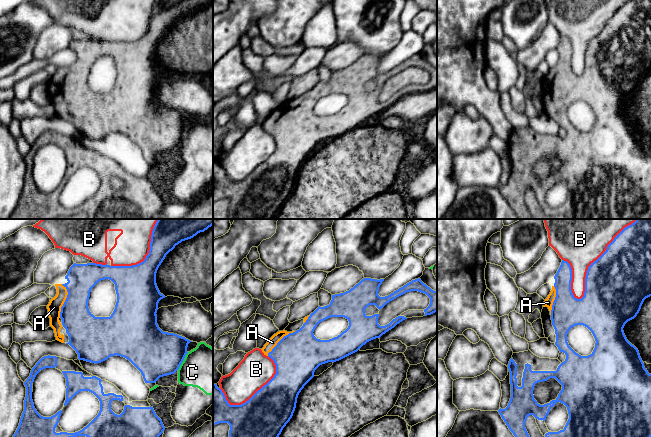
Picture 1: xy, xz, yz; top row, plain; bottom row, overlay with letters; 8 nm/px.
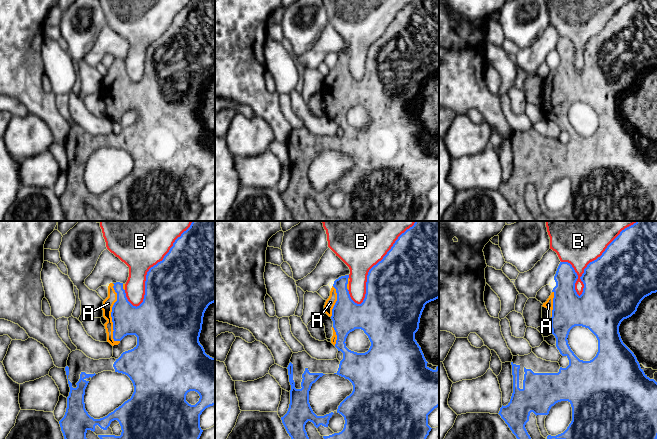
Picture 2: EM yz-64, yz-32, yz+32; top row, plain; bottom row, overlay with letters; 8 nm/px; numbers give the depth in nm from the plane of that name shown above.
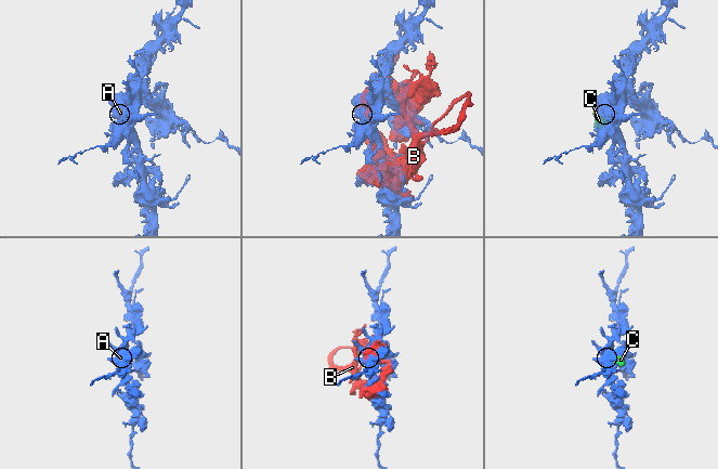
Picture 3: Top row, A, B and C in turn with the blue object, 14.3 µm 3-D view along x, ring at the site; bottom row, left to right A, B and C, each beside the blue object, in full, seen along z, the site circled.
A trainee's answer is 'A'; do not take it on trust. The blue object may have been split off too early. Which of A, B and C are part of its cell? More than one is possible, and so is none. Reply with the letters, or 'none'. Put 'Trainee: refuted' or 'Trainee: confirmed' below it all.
A
Trainee: confirmed

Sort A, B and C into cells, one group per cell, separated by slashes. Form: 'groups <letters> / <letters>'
groups A / B / C

